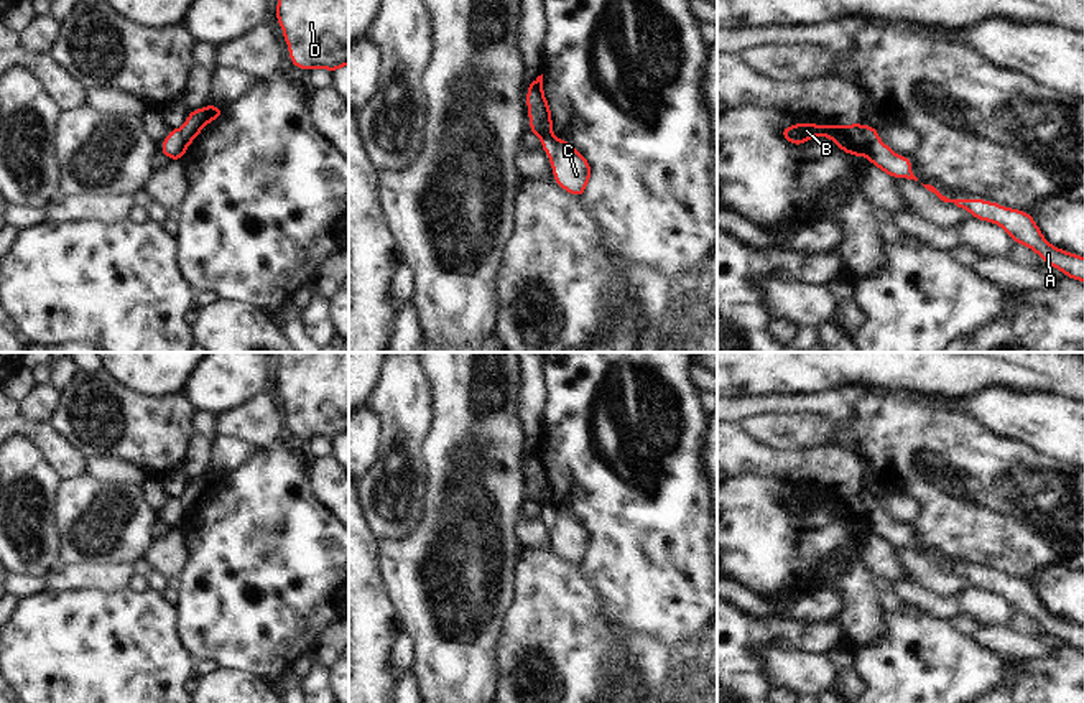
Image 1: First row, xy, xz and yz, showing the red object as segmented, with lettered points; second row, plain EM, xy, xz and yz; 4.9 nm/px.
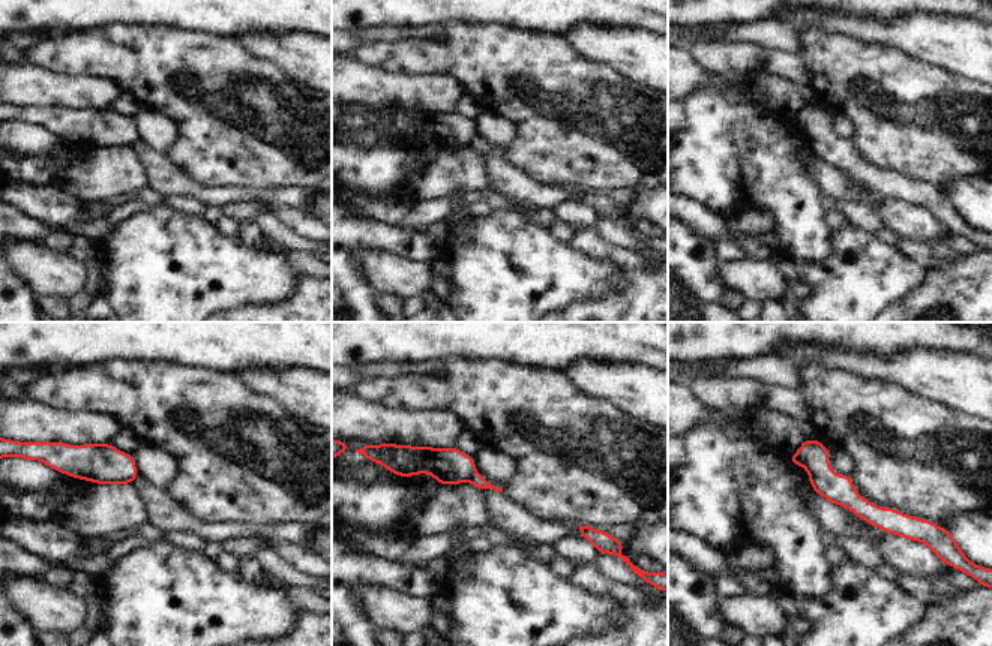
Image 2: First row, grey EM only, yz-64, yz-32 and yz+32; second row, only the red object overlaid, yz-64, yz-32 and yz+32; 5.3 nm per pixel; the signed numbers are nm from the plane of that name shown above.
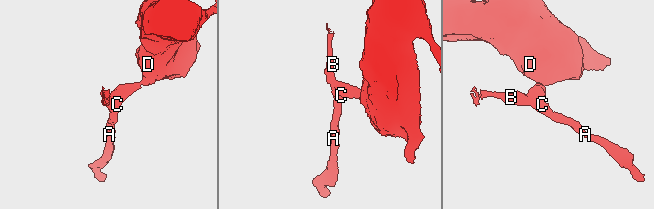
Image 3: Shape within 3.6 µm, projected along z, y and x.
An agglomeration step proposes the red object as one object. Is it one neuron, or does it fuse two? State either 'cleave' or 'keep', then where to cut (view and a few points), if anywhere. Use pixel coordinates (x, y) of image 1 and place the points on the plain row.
cleave; cut in yz along (862, 494), (870, 507), (867, 524)

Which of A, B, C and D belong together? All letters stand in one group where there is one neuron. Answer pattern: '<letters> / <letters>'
A C D / B

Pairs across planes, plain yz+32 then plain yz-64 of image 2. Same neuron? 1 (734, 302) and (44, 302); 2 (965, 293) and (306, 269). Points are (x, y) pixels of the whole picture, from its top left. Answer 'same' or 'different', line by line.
1: same
2: different

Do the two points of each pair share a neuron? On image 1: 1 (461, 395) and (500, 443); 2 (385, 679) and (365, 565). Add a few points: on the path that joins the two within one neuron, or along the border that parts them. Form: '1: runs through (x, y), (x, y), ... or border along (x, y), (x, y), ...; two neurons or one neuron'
1: runs through (472, 407), (472, 417), (489, 433); one neuron
2: runs through (365, 651), (365, 593); one neuron

